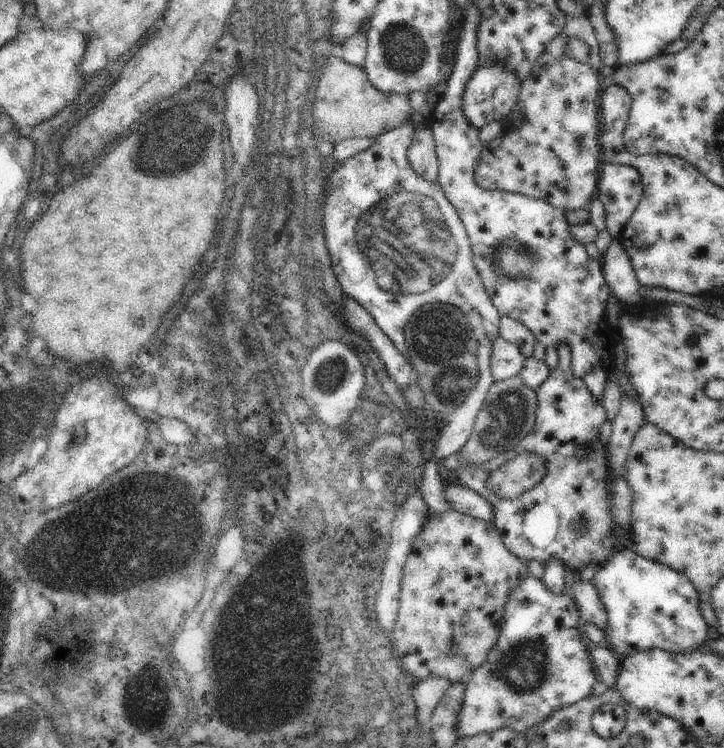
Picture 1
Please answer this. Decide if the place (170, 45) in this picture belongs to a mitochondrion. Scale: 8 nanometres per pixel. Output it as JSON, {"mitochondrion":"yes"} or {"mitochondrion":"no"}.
{"mitochondrion":"no"}

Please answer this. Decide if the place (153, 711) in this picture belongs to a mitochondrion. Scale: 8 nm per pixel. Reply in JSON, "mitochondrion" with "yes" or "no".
{"mitochondrion":"yes"}

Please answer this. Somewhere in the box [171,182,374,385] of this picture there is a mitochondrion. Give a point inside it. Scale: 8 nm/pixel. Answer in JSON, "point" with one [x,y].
{"point":[289,219]}

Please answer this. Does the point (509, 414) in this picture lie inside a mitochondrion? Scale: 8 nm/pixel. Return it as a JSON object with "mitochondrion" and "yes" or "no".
{"mitochondrion":"yes"}

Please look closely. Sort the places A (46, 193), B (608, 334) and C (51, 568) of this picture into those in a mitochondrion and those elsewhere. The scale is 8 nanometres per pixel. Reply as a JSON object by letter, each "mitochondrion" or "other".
{"A":"other","B":"other","C":"mitochondrion"}

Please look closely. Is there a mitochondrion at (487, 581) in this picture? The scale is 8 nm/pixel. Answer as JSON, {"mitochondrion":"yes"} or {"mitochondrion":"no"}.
{"mitochondrion":"no"}

